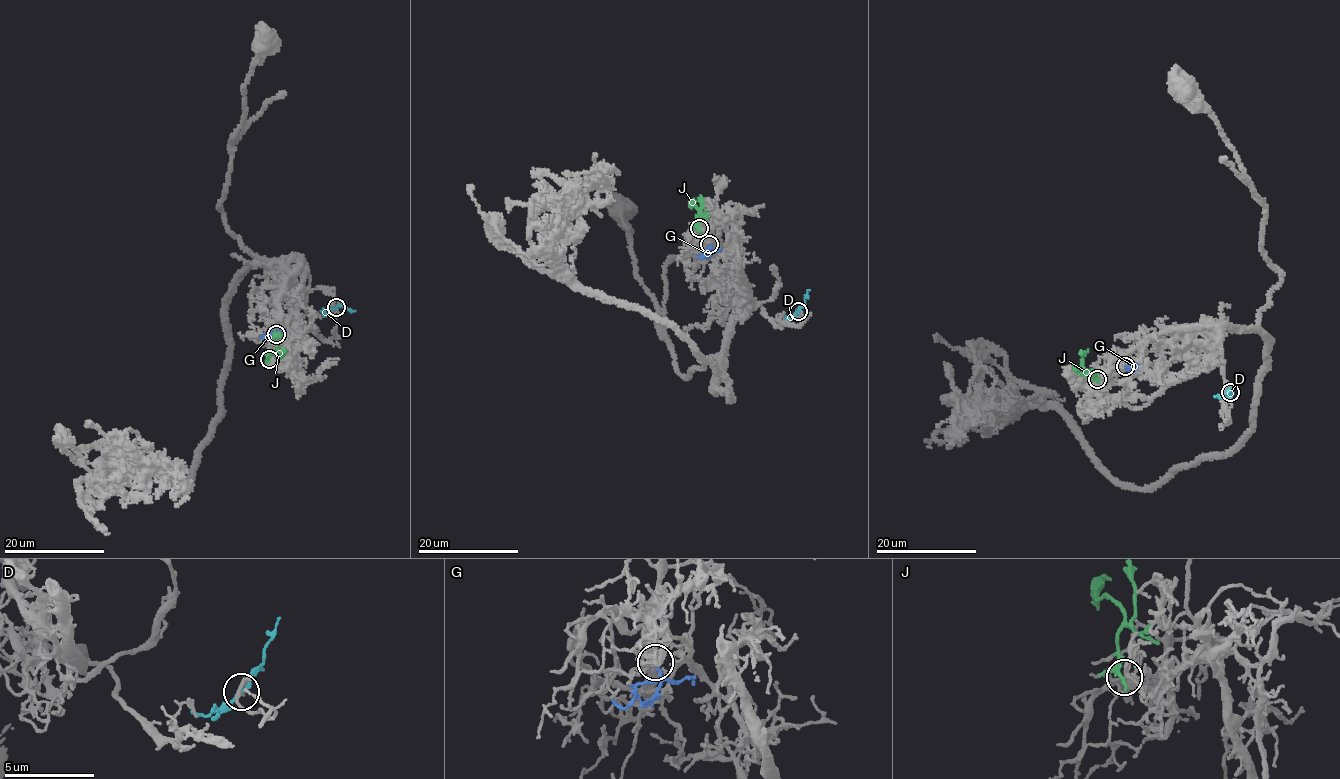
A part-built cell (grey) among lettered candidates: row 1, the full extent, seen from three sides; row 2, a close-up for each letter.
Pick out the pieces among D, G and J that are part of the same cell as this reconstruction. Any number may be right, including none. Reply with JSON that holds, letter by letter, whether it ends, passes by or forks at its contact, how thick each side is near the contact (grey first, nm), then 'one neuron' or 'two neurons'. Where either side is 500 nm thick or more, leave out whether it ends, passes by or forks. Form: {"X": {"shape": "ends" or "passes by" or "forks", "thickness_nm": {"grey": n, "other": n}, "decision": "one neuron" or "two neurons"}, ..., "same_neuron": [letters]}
{"D": {"shape": "passes by", "thickness_nm": {"grey": 160, "other": 200}, "decision": "two neurons"}, "G": {"shape": "passes by", "thickness_nm": {"grey": 280, "other": 120}, "decision": "one neuron"}, "J": {"shape": "passes by", "thickness_nm": {"grey": 220, "other": 200}, "decision": "two neurons"}, "same_neuron": ["G"]}

